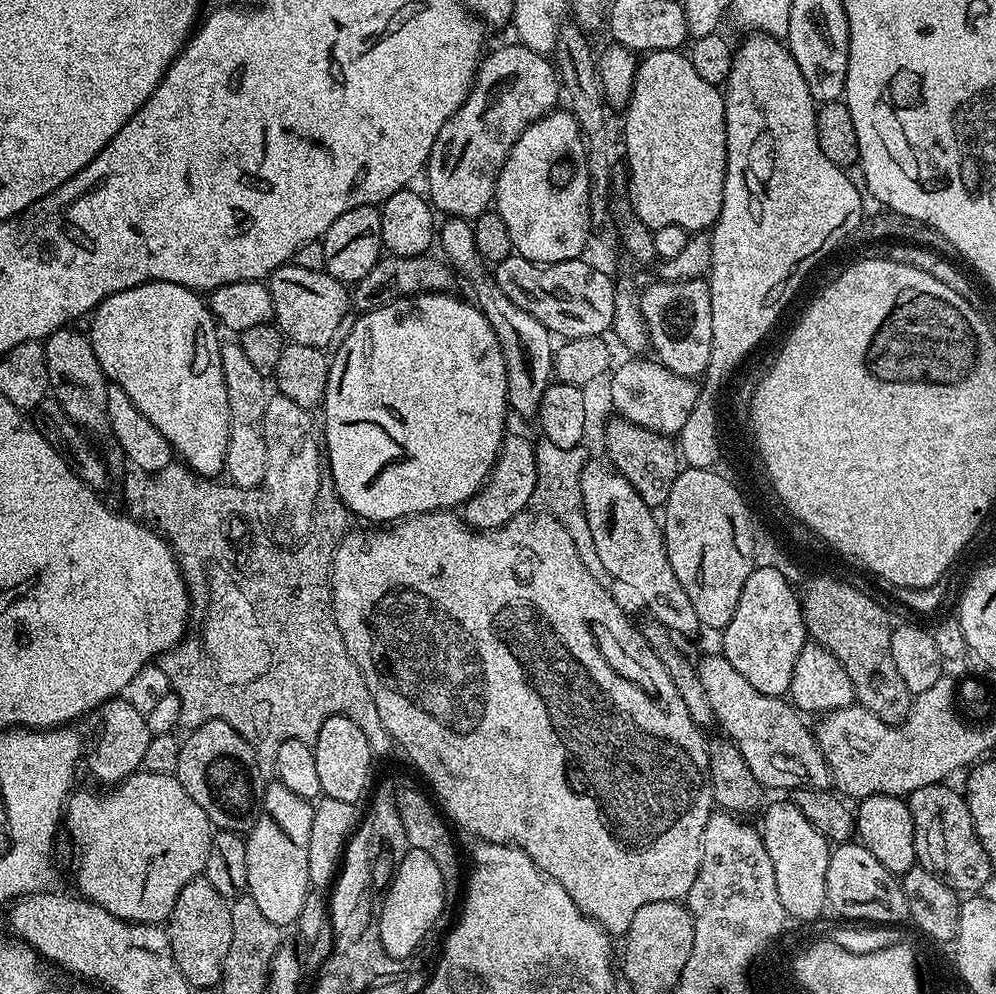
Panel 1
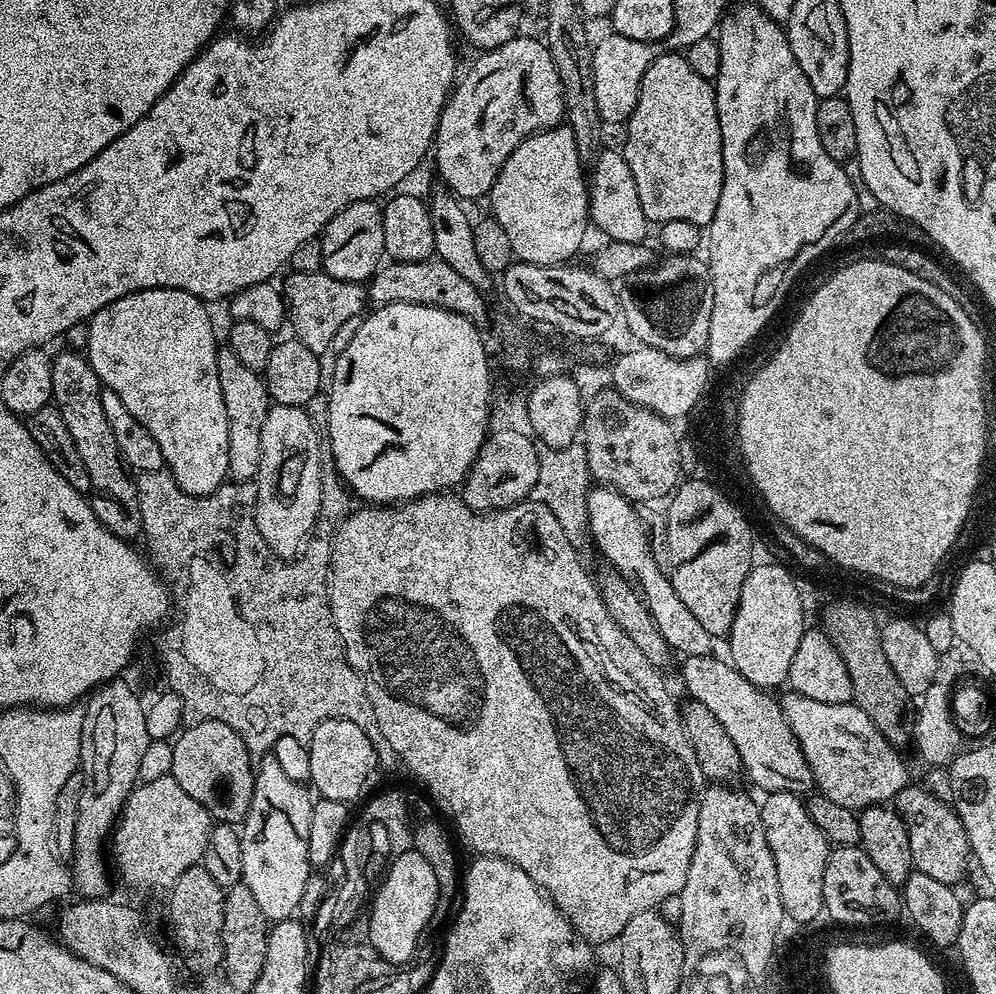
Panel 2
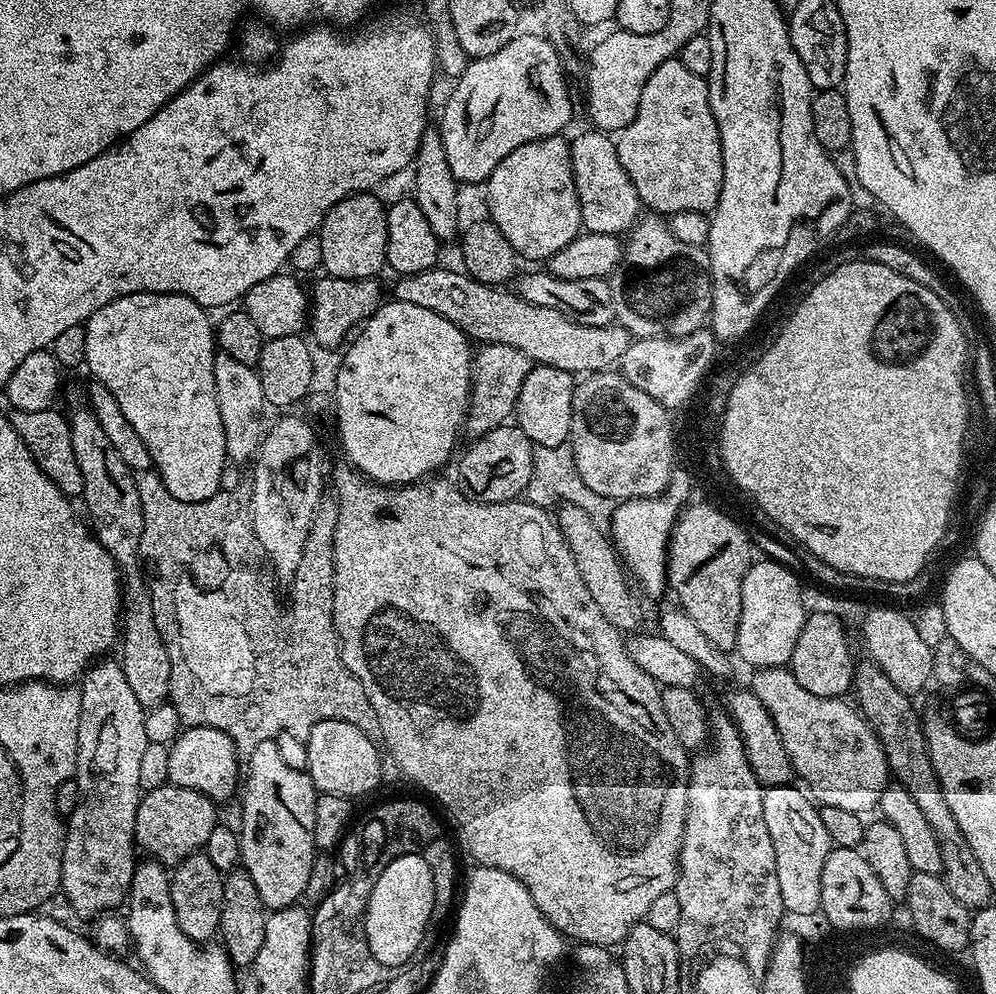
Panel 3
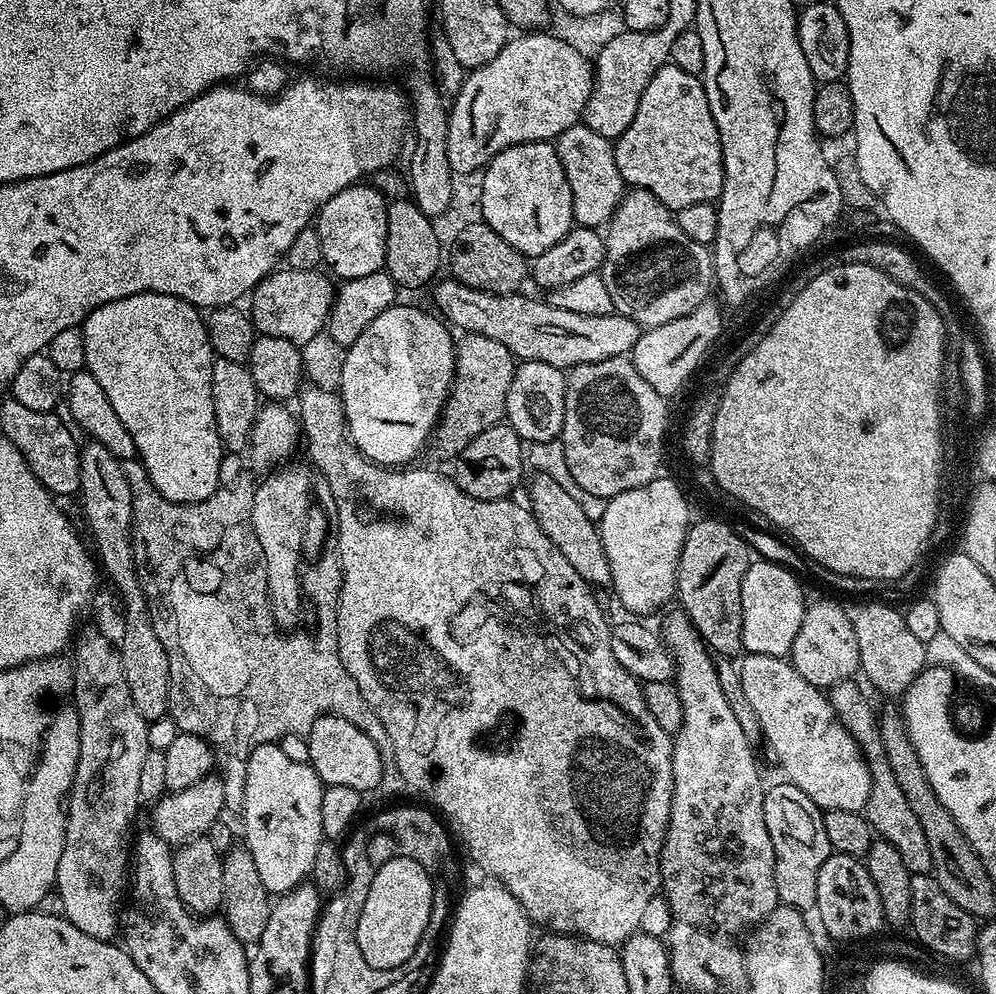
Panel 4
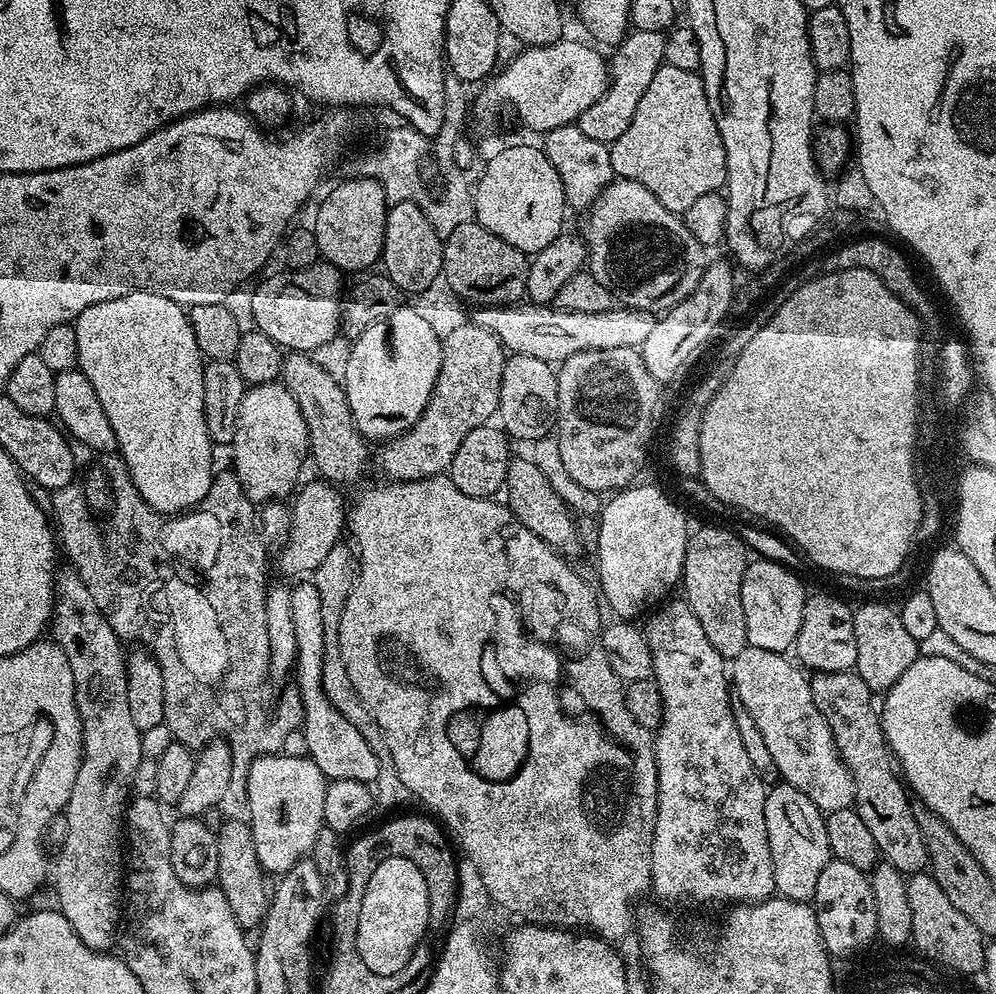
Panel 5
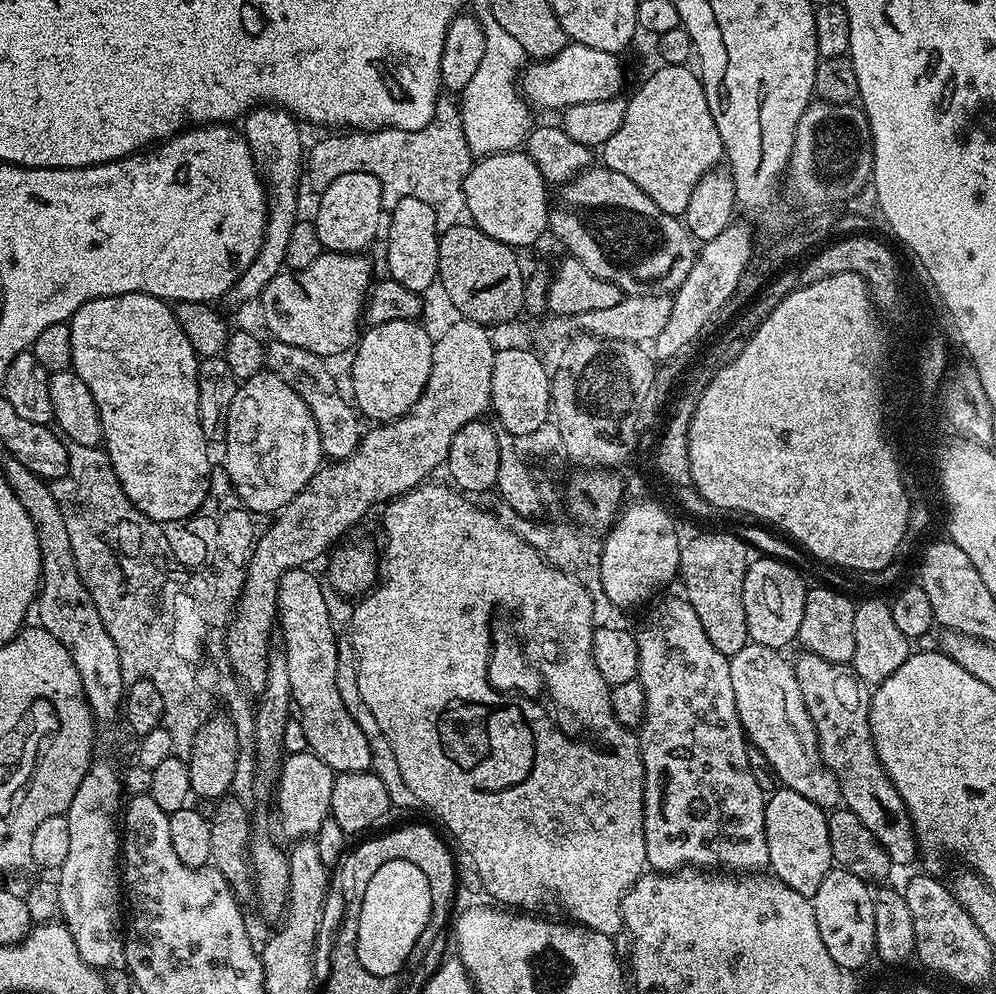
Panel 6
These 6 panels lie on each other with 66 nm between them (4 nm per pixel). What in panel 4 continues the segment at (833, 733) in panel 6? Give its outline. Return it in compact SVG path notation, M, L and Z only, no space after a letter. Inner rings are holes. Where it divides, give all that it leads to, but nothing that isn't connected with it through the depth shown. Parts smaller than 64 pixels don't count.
M855 679L843 680L841 684L835 684L831 688L827 697L842 726L846 726L846 730L859 746L872 775L870 796L862 814L868 819L868 825L871 826L873 833L879 839L890 842L894 850L898 850L898 858L906 862L906 870L910 870L913 874L931 873L930 845L926 842L926 834L922 834L922 822L918 822L918 814L910 810L910 802L906 802L906 794L902 794L898 781L894 778L894 770L890 770L890 762L886 758L886 750L880 737L877 709L872 709L871 702L860 693L856 683Z

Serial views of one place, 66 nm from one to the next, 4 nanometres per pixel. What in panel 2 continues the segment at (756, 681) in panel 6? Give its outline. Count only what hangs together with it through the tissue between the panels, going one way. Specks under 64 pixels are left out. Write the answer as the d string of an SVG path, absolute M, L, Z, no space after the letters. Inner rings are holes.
M788 690L779 701L786 722L812 771L818 792L853 810L895 801L898 790L909 787L908 768L901 753L877 730L855 702L814 702Z

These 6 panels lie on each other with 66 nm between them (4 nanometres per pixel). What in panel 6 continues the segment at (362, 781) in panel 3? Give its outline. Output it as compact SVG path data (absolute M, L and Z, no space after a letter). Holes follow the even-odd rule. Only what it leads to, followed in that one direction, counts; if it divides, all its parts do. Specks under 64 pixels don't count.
M295 568L282 574L278 586L276 614L279 633L284 634L282 646L287 654L287 669L290 670L292 702L306 734L309 752L322 758L333 773L367 772L372 766L370 742L366 742L366 734L362 734L350 710L346 710L338 690L338 628L331 622L322 580L321 584L312 570Z

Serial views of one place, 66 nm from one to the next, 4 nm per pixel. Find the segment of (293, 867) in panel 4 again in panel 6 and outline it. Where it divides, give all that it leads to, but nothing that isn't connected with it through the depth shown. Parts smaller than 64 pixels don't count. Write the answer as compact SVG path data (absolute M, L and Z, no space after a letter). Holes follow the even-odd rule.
M294 752L283 757L279 765L280 781L276 784L276 804L280 807L280 828L295 842L311 837L330 815L330 794L334 790L336 776L332 768L312 752Z

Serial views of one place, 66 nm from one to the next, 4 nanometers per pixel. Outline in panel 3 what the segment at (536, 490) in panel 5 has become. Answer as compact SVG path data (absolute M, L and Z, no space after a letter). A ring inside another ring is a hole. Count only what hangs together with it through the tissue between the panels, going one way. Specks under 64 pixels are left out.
M571 502L562 507L564 508L559 514L556 514L557 526L575 556L586 590L590 591L590 596L598 603L598 608L606 618L606 622L610 622L610 626L617 628L621 634L635 633L641 627L640 620L636 617L636 604L632 601L631 590L628 589L630 580L615 545L607 533L600 530L587 509Z

